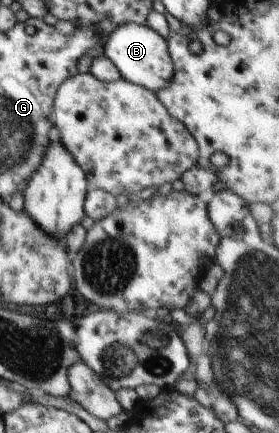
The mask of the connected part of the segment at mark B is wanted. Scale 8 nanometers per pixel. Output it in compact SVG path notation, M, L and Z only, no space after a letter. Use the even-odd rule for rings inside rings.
M137 24L119 26L109 34L109 39L100 52L117 66L123 79L155 93L168 88L173 79L174 65L166 39L149 26Z

